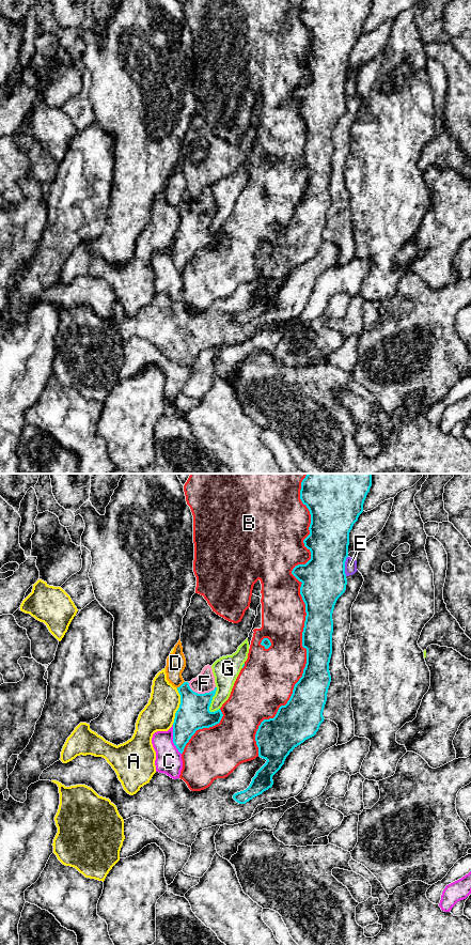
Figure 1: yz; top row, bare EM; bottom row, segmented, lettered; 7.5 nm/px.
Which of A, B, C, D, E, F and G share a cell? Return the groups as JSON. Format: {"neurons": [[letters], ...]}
{"neurons": [["A", "F"], ["B"], ["C"], ["D"], ["E"], ["G"]]}

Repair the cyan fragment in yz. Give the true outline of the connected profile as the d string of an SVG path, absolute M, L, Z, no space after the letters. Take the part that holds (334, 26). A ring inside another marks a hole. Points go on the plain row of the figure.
M303 0L301 3L300 20L311 35L310 56L303 61L304 67L311 73L311 80L305 86L296 87L292 95L302 104L300 115L307 134L302 168L307 170L307 185L287 224L279 229L273 239L264 241L258 247L255 255L258 278L267 282L256 293L250 307L233 316L239 325L246 325L271 309L272 297L284 285L289 274L314 258L325 241L323 233L331 203L332 134L337 120L346 111L345 82L348 78L349 53L363 33L371 7L372 0Z

